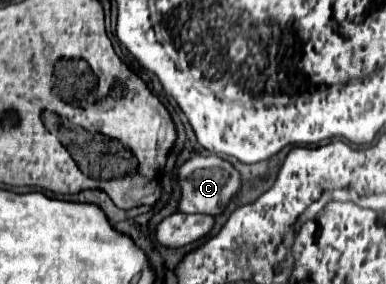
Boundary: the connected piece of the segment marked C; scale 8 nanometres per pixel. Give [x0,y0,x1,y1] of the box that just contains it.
[176,155,240,215]

